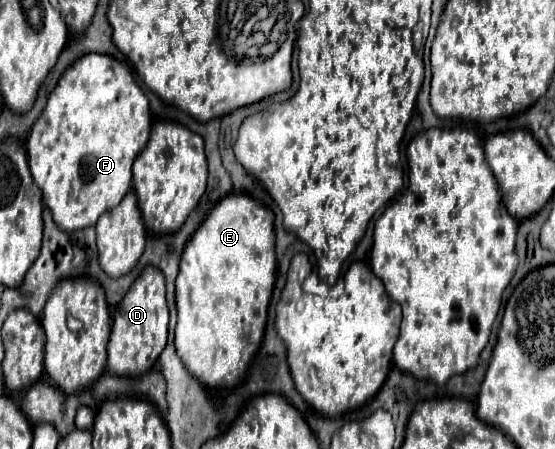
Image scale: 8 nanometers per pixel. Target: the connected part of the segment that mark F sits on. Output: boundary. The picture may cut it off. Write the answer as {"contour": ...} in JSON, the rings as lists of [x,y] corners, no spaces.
{"contour":[[[85,54],[81,56],[75,64],[71,64],[63,76],[59,78],[55,90],[49,94],[49,100],[47,100],[47,106],[43,108],[41,116],[37,118],[37,122],[33,124],[31,128],[31,134],[25,142],[25,148],[27,148],[27,160],[29,160],[29,168],[31,168],[31,176],[35,180],[35,184],[39,186],[39,190],[43,192],[43,202],[49,206],[51,214],[53,214],[53,220],[57,222],[59,228],[63,230],[79,230],[79,228],[89,228],[89,226],[95,226],[95,222],[105,214],[105,212],[111,212],[113,208],[117,208],[117,204],[123,200],[123,196],[129,192],[131,188],[131,166],[133,166],[133,160],[137,158],[137,154],[141,152],[141,148],[145,148],[147,144],[147,138],[149,138],[149,128],[151,128],[151,114],[149,114],[149,102],[147,102],[147,96],[143,94],[143,90],[137,86],[135,82],[135,76],[131,74],[129,66],[107,56],[107,54]]]}

